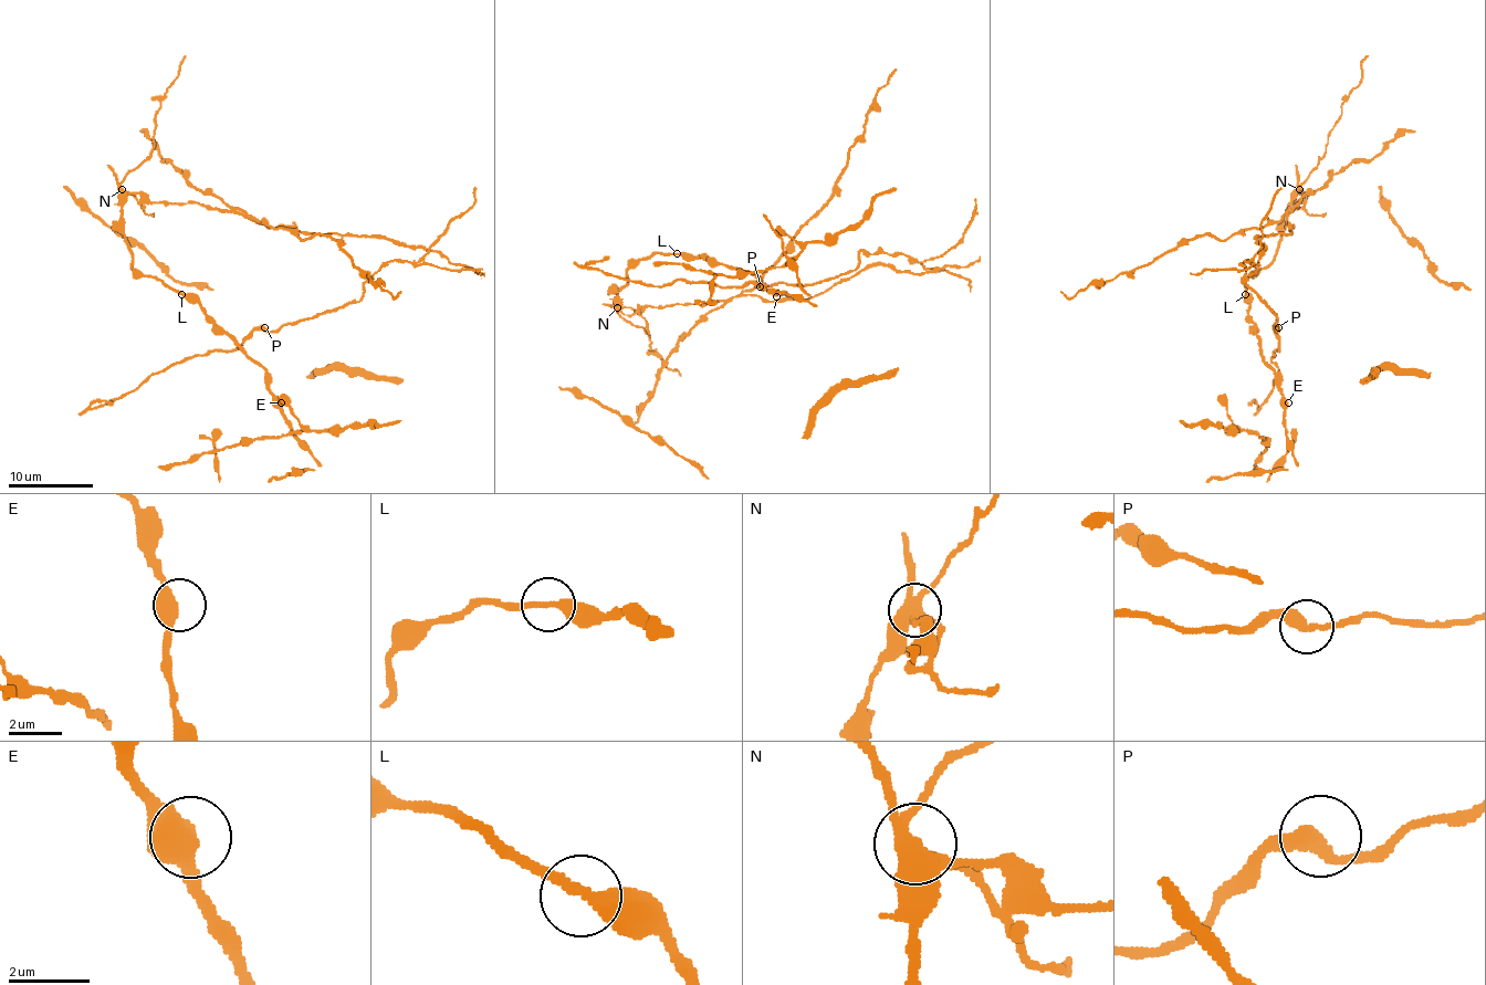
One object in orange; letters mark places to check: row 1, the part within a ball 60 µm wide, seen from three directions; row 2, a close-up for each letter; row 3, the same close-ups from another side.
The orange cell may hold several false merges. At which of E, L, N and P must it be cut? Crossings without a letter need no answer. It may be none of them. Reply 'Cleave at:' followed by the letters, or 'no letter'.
Cleave at: N

